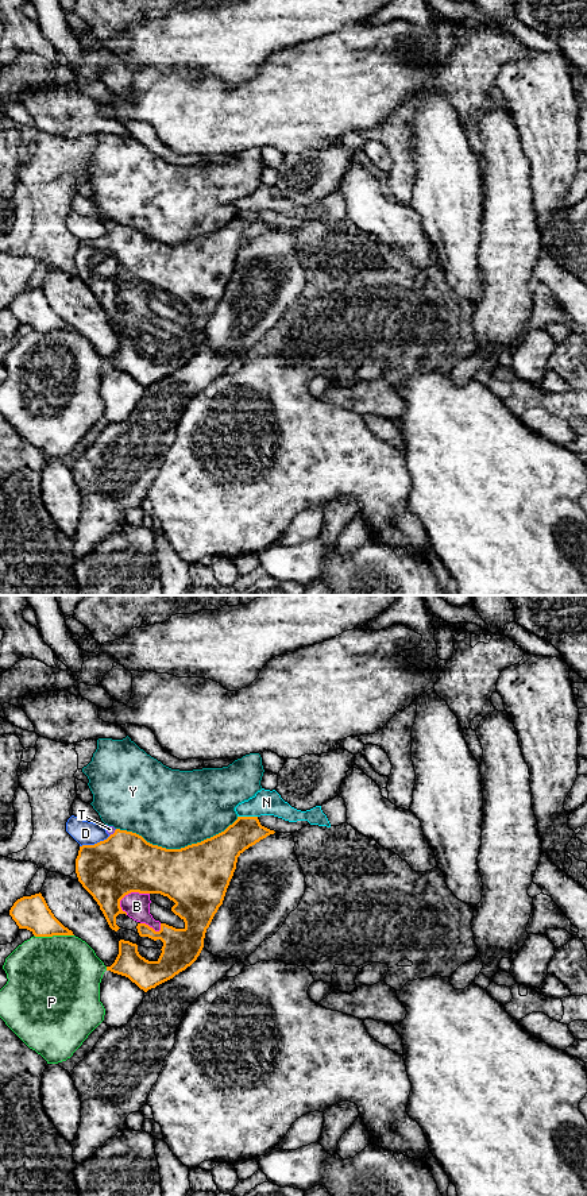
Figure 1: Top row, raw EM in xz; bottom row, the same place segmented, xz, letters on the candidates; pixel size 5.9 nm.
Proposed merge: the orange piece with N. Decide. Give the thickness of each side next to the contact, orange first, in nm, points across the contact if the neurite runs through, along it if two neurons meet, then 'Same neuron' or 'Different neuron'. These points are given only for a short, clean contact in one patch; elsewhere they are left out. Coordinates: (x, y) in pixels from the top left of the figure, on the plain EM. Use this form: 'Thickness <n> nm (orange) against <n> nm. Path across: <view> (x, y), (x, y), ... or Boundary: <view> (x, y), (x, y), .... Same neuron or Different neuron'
Thickness 200 nm (orange) against 150 nm. Boundary: xz (238, 211), (257, 212). Different neuron

